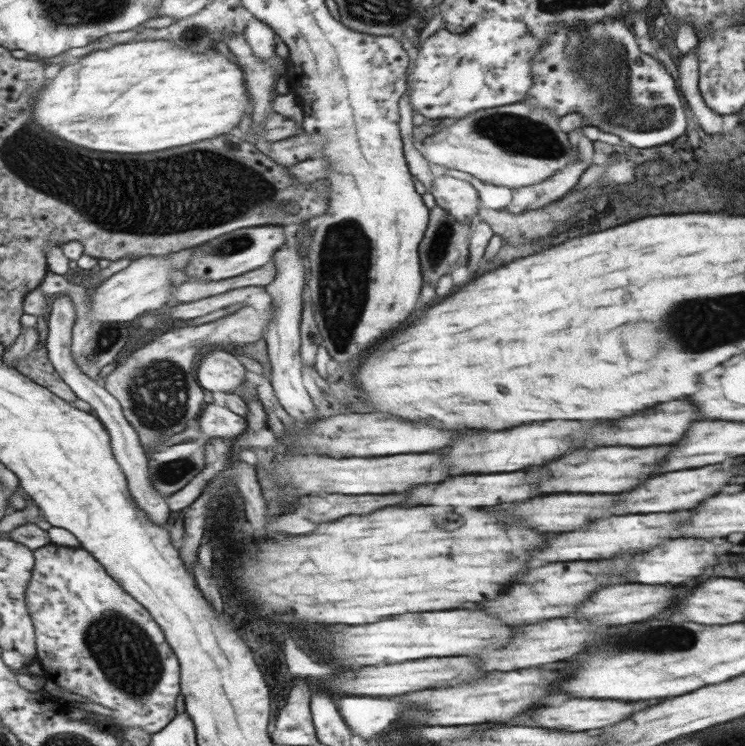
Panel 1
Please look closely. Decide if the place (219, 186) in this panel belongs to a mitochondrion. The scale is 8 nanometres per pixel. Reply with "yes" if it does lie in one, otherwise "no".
yes

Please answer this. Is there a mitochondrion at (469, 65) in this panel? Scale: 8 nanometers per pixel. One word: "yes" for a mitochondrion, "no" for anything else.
no

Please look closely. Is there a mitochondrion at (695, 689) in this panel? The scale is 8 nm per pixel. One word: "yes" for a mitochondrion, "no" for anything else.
no

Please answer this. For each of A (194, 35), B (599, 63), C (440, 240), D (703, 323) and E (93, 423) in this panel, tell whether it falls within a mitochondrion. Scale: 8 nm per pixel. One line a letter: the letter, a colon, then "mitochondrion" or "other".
A: mitochondrion
B: mitochondrion
C: mitochondrion
D: mitochondrion
E: other

